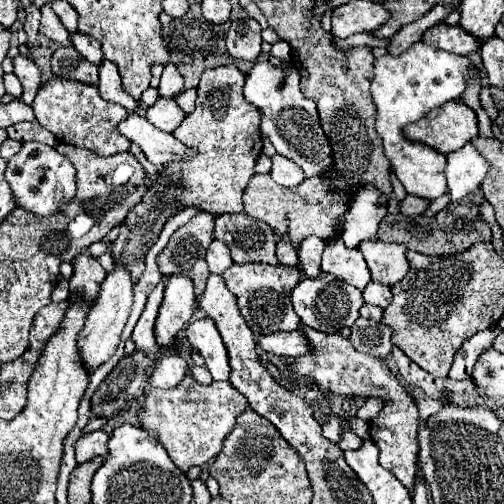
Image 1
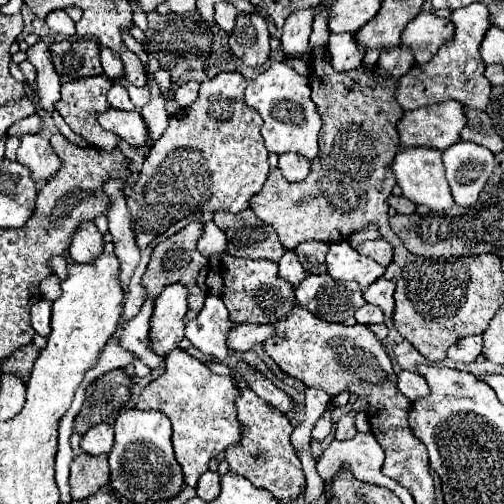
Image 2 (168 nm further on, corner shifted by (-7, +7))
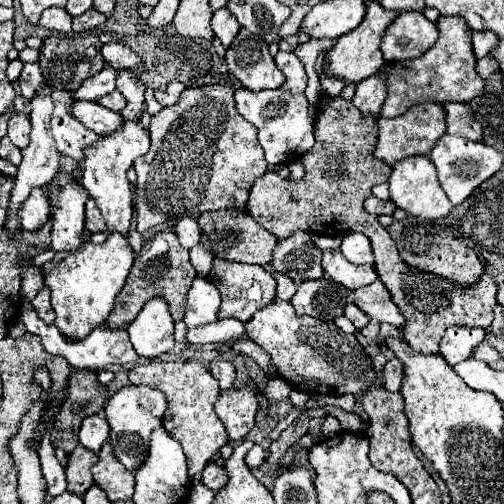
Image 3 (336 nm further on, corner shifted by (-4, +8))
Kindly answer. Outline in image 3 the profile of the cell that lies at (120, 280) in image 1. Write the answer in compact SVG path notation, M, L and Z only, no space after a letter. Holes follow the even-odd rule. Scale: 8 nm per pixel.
M128 120L120 132L114 132L112 136L102 136L94 146L86 148L86 158L80 162L80 184L88 190L88 194L96 200L104 222L106 222L106 234L120 232L128 236L130 224L132 224L132 190L130 182L126 178L128 168L132 166L134 158L146 154L150 148L150 134L142 126L140 120Z

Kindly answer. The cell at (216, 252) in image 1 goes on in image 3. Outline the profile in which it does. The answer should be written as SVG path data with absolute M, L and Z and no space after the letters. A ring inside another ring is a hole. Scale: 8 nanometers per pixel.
M180 218L180 220L176 220L176 226L174 226L174 232L176 232L176 236L178 236L178 240L180 240L180 244L184 246L184 248L192 248L192 246L196 246L196 244L200 244L200 238L202 238L202 230L200 230L200 226L198 226L198 222L194 220L194 218Z

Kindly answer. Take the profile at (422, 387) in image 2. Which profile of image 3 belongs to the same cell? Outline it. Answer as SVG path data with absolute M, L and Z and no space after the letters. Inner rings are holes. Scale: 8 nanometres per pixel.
M392 358L392 360L384 366L382 386L384 386L386 390L390 390L390 392L400 392L402 380L404 380L404 366L400 364L400 360Z

